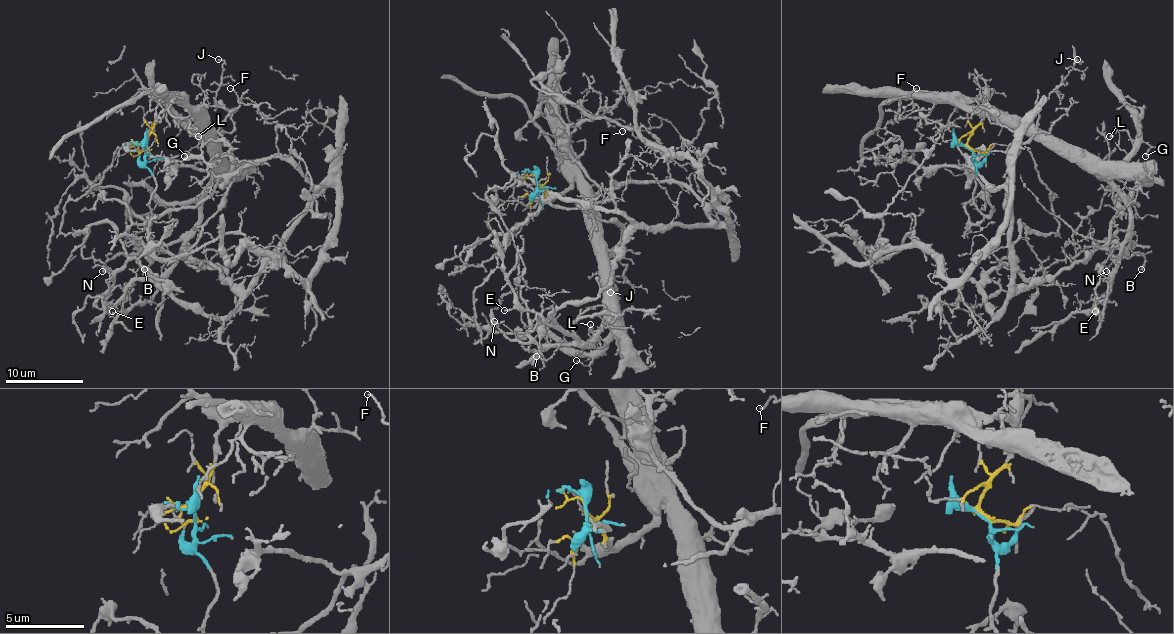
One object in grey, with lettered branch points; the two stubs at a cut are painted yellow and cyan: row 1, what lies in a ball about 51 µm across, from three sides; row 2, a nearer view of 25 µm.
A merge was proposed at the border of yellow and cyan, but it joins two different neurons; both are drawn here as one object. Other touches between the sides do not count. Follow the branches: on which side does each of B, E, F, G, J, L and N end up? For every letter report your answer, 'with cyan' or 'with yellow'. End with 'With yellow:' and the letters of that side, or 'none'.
B: with yellow
E: with yellow
F: with cyan
G: with yellow
J: with yellow
L: with yellow
N: with yellow
With yellow: B, E, G, J, L, N

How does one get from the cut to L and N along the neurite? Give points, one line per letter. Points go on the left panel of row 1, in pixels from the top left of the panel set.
L: (145, 146), (157, 107), (172, 99), (184, 103), (202, 121), (219, 164), (207, 131), (198, 137)
N: (145, 146), (157, 107), (180, 99), (209, 137), (211, 186), (198, 221), (176, 240), (117, 254), (102, 272)

